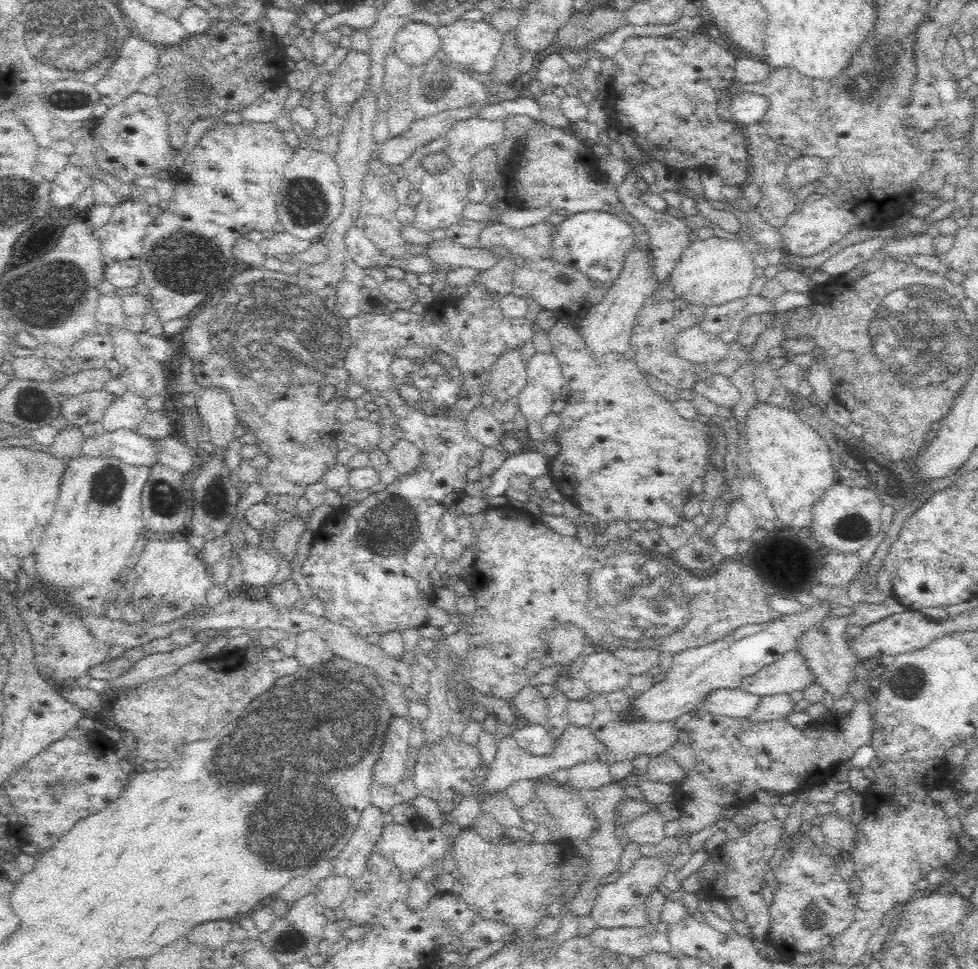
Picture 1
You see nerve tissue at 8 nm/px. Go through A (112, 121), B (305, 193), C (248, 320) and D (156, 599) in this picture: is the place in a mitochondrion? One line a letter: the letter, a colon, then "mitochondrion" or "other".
A: other
B: mitochondrion
C: mitochondrion
D: mitochondrion

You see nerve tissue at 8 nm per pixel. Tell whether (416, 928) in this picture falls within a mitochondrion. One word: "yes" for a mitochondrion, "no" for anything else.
no

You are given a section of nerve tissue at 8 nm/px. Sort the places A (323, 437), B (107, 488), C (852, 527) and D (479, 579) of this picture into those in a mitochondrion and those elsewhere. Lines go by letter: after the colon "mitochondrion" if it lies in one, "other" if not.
A: other
B: mitochondrion
C: mitochondrion
D: other

